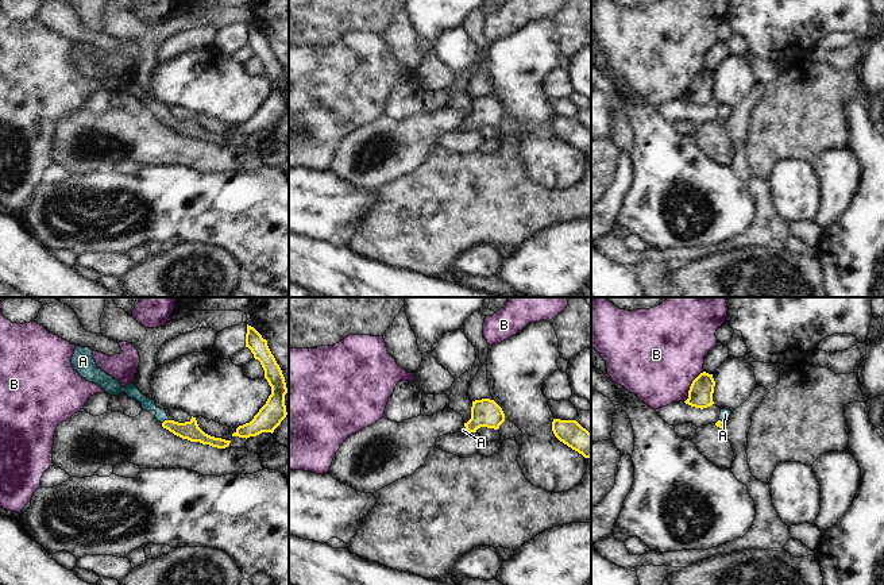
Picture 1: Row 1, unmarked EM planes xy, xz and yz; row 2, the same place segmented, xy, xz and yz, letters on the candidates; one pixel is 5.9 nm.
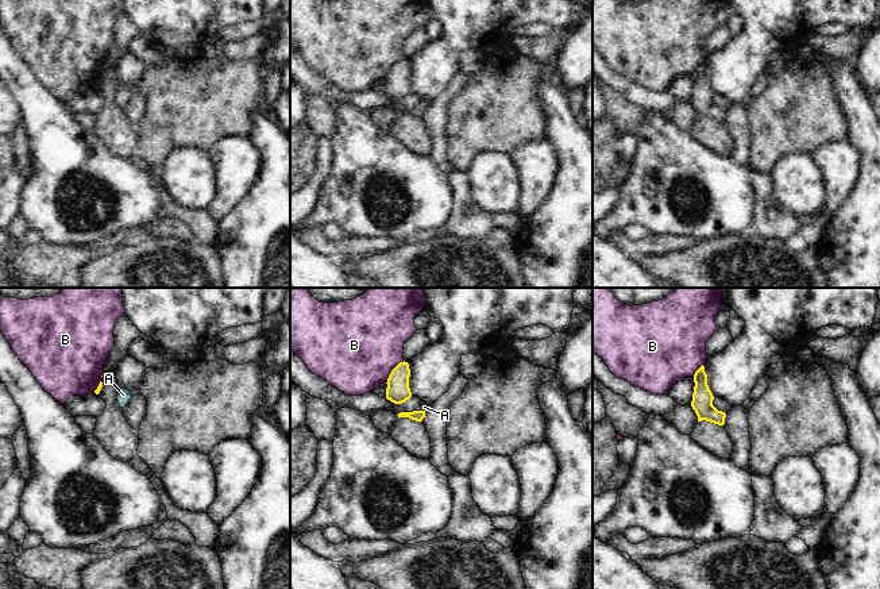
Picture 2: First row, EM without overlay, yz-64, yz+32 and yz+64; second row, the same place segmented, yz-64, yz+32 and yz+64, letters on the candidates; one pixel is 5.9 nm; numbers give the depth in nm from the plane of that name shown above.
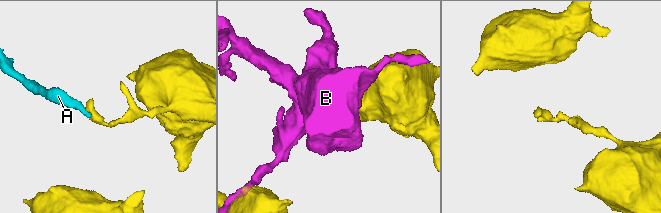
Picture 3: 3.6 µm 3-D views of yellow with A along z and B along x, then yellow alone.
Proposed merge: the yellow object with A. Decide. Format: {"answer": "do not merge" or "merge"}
{"answer": "merge"}

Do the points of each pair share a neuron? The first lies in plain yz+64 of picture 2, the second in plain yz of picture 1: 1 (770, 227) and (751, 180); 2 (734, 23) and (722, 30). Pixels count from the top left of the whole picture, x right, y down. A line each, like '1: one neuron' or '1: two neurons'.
1: one neuron
2: two neurons

